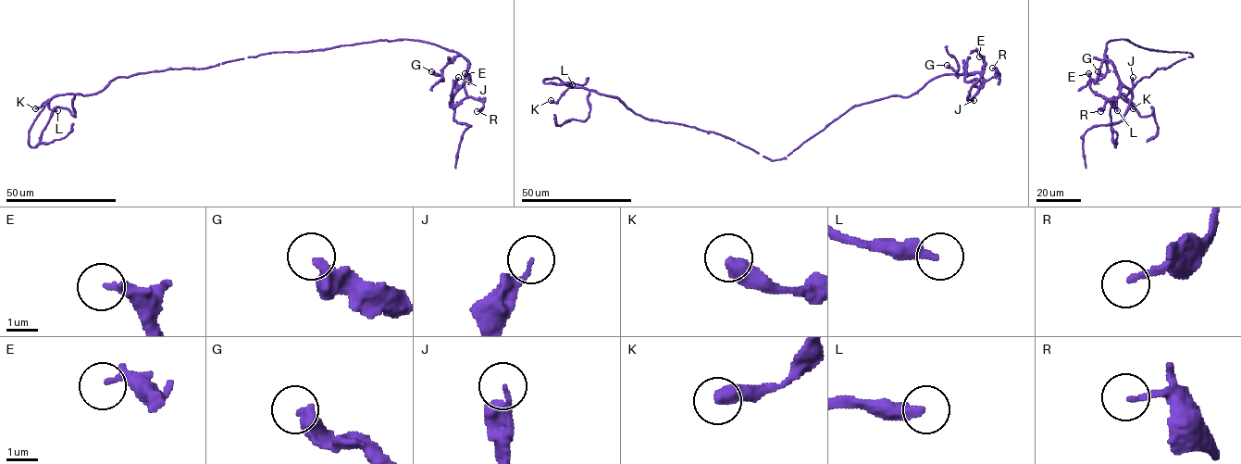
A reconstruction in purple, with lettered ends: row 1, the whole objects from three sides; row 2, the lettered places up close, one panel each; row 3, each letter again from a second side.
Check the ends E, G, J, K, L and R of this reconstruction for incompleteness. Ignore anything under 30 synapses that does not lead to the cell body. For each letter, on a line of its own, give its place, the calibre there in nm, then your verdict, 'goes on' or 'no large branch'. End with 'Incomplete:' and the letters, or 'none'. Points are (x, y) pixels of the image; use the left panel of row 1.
E: at (465, 73); 280 nm thick; no large branch
G: at (431, 71); 400 nm thick; no large branch
J: at (458, 77); 160 nm thick; no large branch
K: at (35, 108); 480 nm thick; no large branch
L: at (57, 110); 320 nm thick; no large branch
R: at (477, 111); 160 nm thick; no large branch
Incomplete: none

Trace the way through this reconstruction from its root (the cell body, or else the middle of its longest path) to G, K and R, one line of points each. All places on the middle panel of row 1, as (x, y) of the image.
G: (795, 149), (855, 106), (892, 95), (909, 96), (942, 75), (973, 73), (957, 75), (947, 65)
K: (795, 149), (770, 160), (712, 131), (644, 119), (616, 98), (581, 87), (569, 87), (555, 102), (551, 100)
R: (795, 149), (855, 106), (909, 96), (948, 74), (978, 73), (983, 79), (979, 89), (999, 73), (992, 68)

